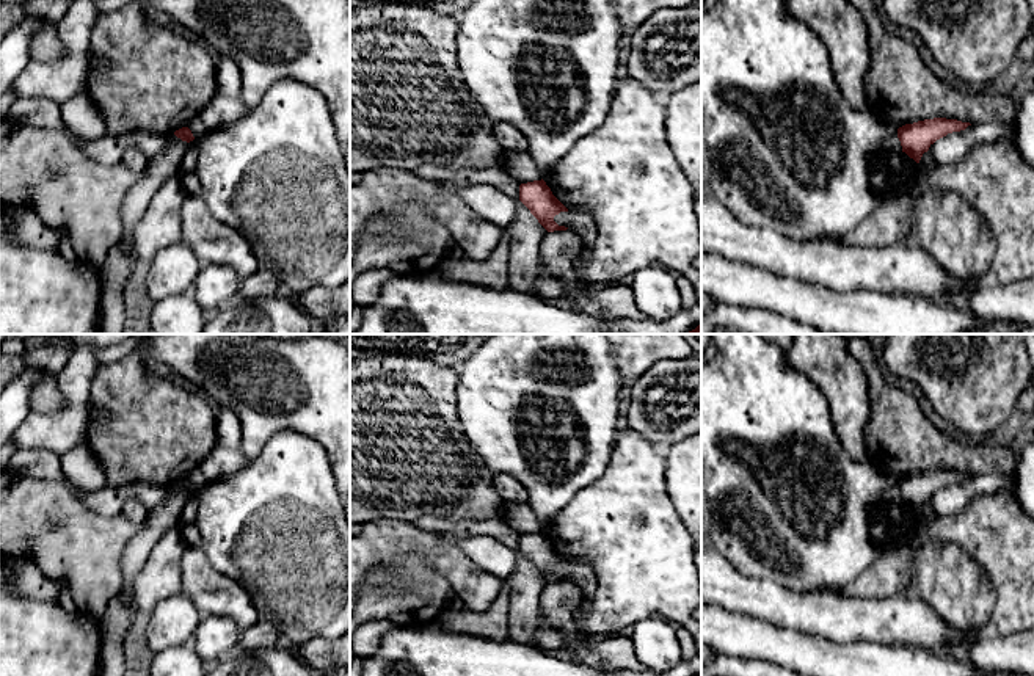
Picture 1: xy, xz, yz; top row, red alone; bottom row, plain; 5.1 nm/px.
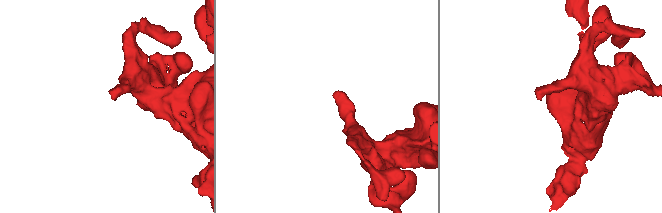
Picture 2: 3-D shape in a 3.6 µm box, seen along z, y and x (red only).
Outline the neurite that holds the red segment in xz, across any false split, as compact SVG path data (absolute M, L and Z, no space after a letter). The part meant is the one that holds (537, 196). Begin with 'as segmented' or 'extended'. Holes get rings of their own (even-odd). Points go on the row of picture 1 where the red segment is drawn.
as segmented; M543 179L521 184L519 201L530 210L530 213L548 232L568 229L554 221L555 215L560 212L568 212L568 209L552 194L551 188Z

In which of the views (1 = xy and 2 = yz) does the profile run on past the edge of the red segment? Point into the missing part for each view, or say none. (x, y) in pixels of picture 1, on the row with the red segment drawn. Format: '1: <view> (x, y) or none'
1: none
2: none

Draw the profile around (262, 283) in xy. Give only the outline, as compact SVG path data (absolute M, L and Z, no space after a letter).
M257 268L251 276L245 278L234 301L246 301L282 293L279 278L265 268Z

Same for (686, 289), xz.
M678 276L675 279L676 279L679 295L681 295L681 307L689 309L698 301L694 284L684 276Z

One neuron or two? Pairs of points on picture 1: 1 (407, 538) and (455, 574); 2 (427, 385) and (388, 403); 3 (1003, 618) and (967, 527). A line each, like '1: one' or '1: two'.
1: one
2: one
3: one

